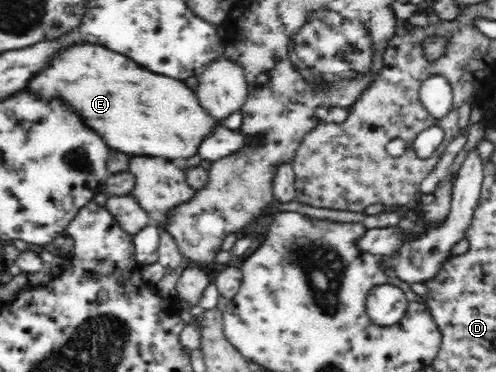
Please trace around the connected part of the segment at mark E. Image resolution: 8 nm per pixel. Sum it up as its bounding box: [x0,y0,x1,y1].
[26,43,214,159]

